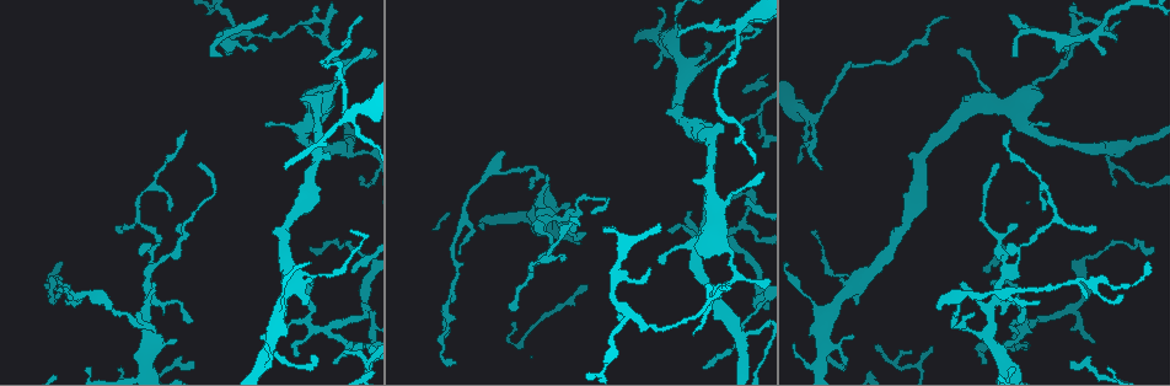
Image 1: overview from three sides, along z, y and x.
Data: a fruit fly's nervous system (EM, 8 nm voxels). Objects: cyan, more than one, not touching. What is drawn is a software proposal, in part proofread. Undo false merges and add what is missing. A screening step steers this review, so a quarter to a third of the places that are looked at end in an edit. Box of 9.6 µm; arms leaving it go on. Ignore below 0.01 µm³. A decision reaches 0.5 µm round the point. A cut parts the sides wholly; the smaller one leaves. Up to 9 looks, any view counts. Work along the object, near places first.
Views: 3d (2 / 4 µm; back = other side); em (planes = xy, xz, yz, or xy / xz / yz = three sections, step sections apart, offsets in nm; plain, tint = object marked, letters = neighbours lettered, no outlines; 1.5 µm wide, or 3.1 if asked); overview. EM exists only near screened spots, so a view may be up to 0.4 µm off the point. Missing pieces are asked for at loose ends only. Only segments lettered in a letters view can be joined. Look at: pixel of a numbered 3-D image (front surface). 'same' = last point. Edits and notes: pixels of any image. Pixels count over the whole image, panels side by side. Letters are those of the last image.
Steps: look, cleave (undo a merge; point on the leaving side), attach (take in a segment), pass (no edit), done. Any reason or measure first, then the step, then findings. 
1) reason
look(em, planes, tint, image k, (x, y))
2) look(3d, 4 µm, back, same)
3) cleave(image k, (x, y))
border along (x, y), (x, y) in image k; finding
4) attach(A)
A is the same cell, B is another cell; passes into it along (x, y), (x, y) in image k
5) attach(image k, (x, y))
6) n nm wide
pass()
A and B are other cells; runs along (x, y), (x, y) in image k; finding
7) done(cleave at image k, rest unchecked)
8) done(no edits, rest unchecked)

thin end
look(em, planes, plain, image 1, (659, 224))

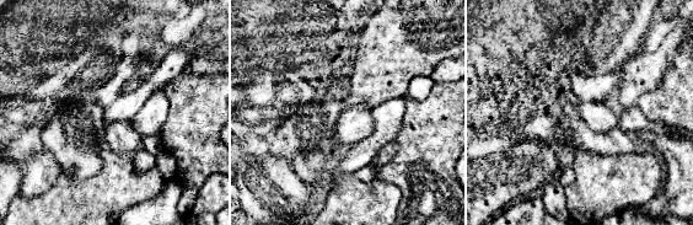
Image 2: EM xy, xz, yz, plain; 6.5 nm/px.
look(em, planes, letters, same)

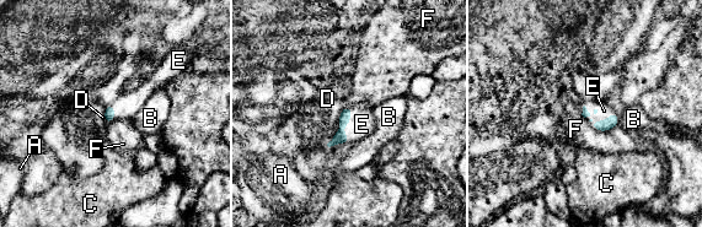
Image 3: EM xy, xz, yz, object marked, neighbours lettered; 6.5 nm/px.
attach(E)
E is the same cell, A, B, C, D and F are other cells; passes into it along (612, 120), (591, 119), (604, 111) in image 3; it goes on there

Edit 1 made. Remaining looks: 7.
look(overview)

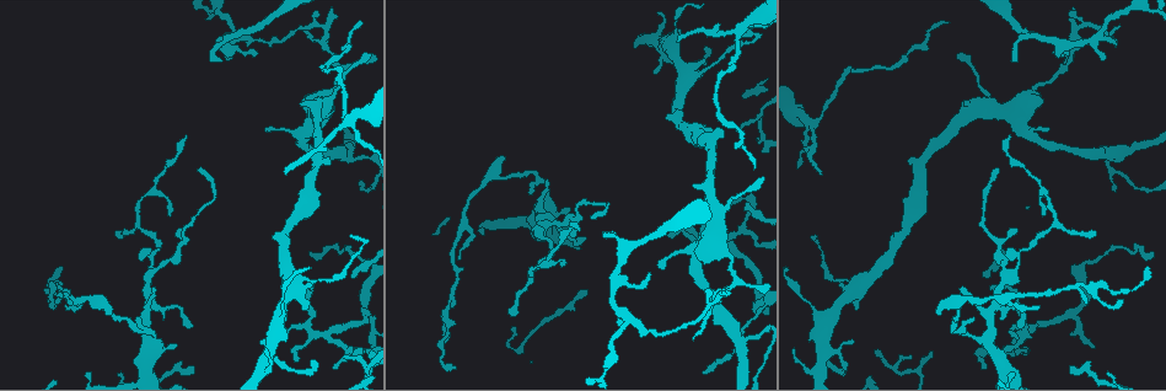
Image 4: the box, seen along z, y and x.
branch stops here
look(em, planes, letters, image 4, (1121, 305))

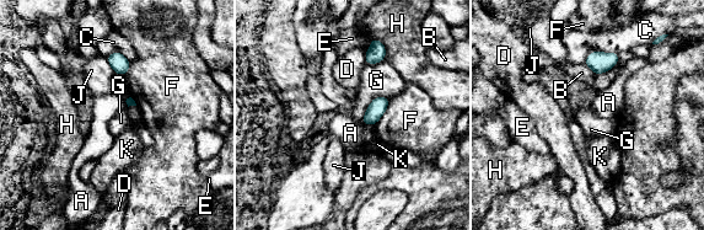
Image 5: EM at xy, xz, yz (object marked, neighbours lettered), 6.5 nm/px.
G touches over 260 nm
pass()
A, B, C, D, E, F, G, H, J and K are other cells; border along (388, 97), (375, 97), (360, 123) in image 5; no lettered segment goes on from it

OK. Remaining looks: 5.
an open end
look(3d, 2 µm, image 4, (742, 124))

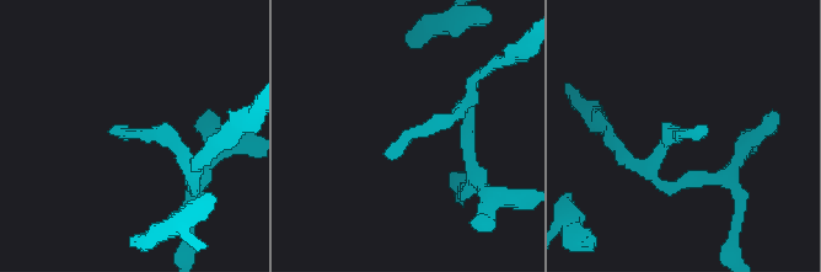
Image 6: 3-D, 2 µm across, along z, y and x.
shape alone is not enough
look(em, planes, letters, image 6, (692, 131))

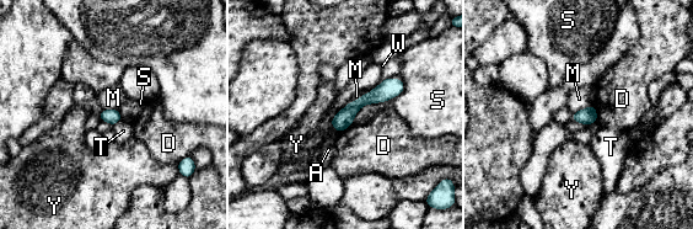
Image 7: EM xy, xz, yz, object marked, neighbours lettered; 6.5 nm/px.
pass()
A, D, M, S, T, W and Y are other cells; border along (371, 90), (350, 101), (343, 108) in image 7; no lettered segment goes on from it

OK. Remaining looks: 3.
free end
look(em, yz, step 4, letters, image 4, (821, 175))

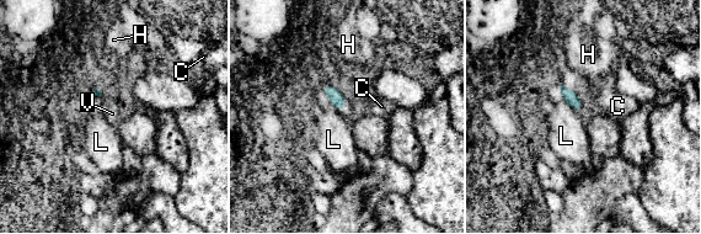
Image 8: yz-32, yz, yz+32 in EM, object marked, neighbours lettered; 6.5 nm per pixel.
cut it another way
look(em, planes, letters, same)

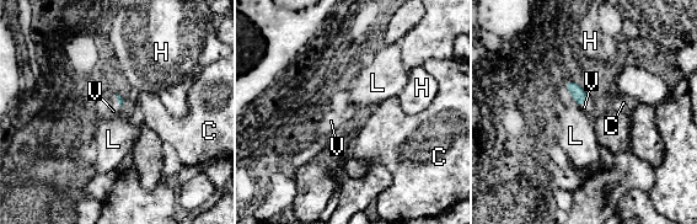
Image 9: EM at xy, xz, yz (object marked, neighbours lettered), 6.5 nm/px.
attach(V)
V is the same cell, C, H and L are other cells; passes into it along (579, 96), (585, 101), (588, 107) in image 9; it goes on there

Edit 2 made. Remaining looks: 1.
done(attach at image 3, attach at image 9, rest unchecked)

